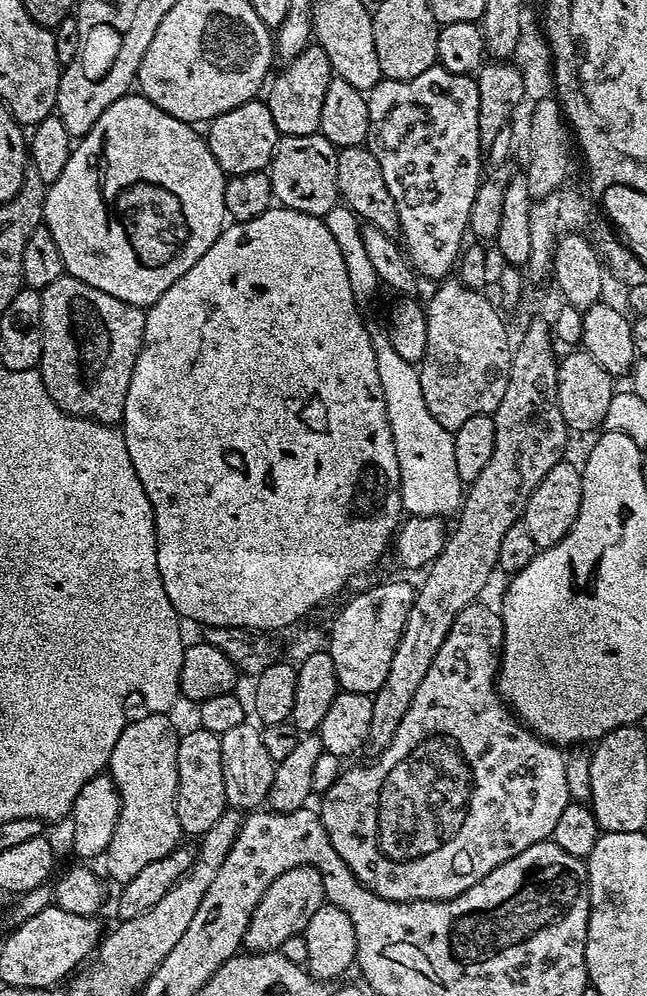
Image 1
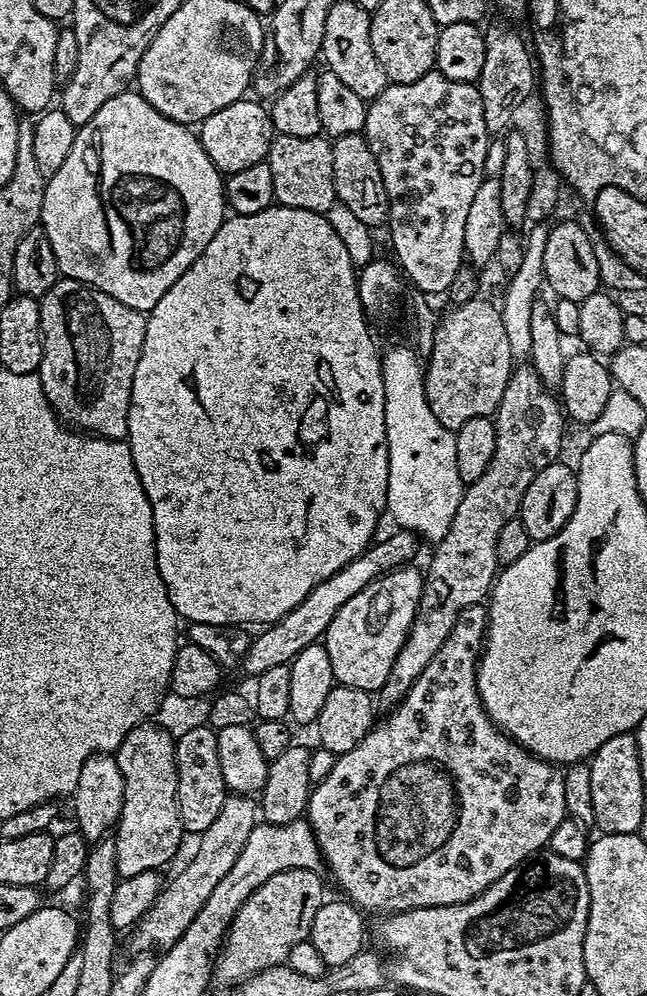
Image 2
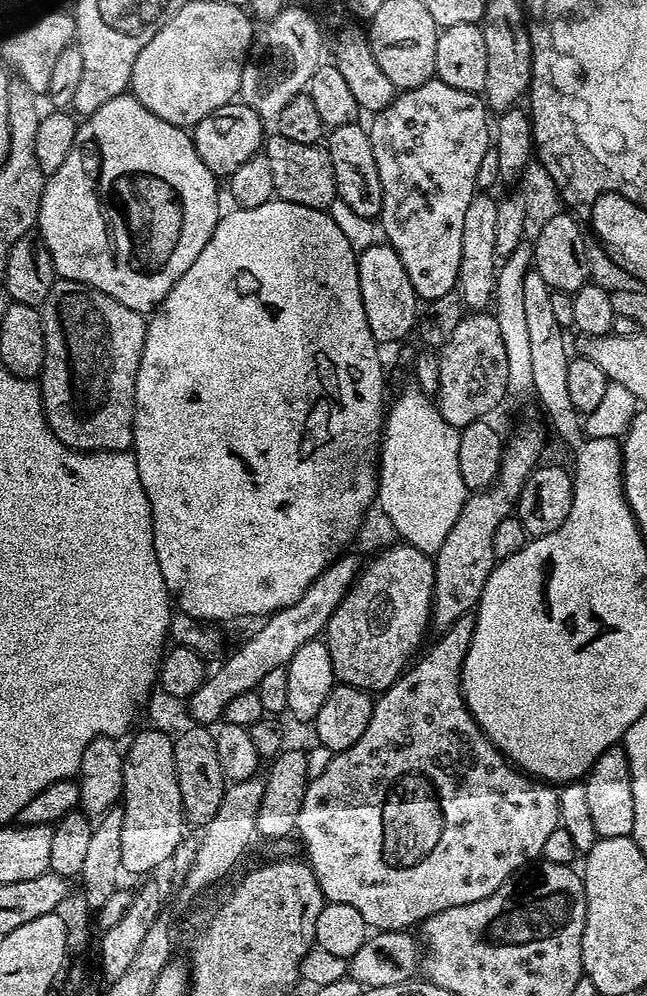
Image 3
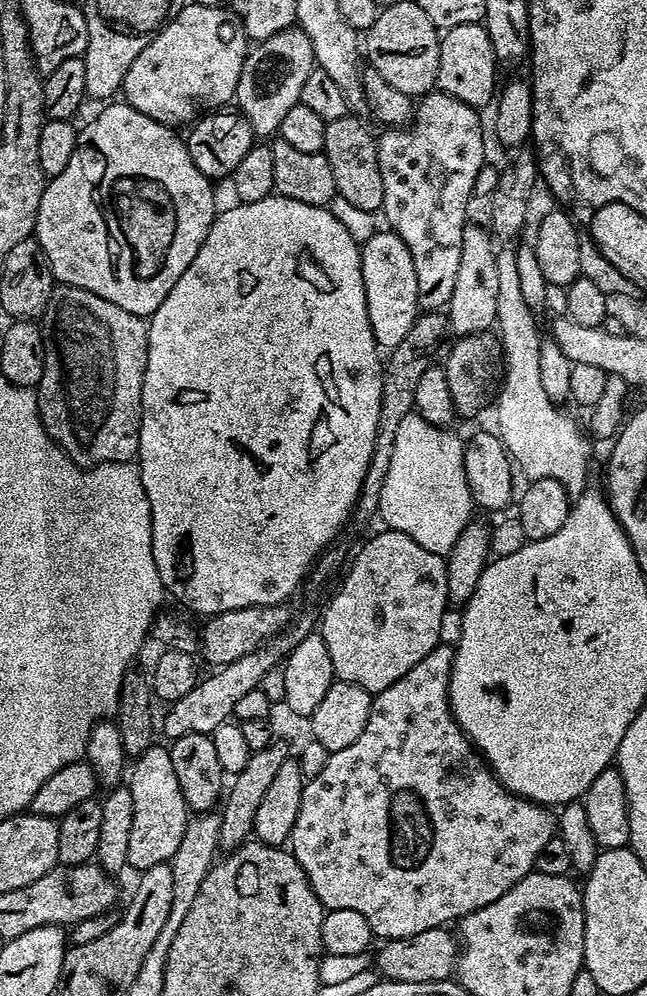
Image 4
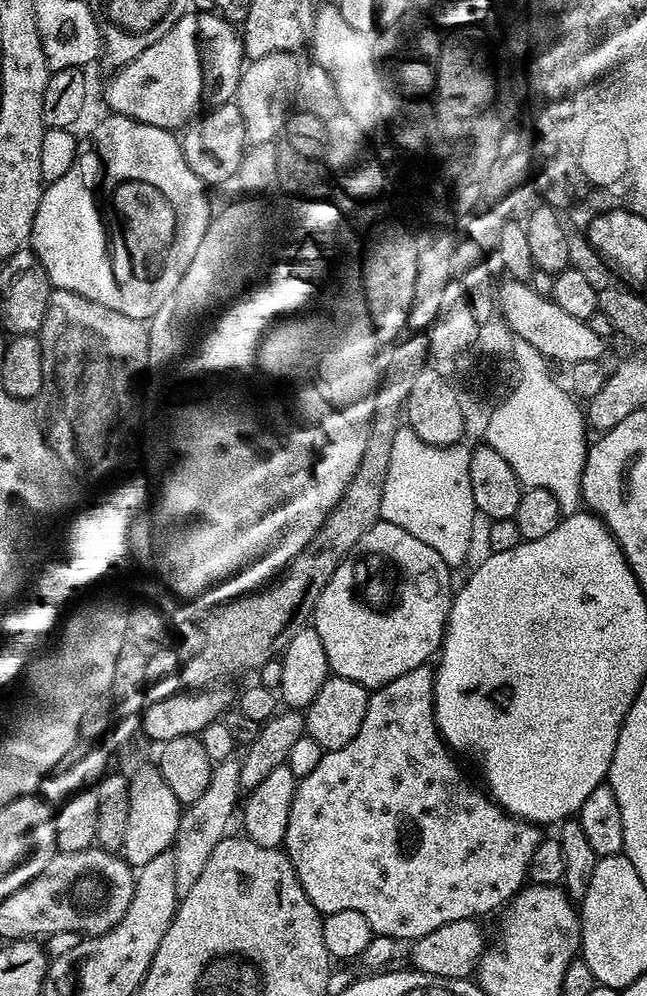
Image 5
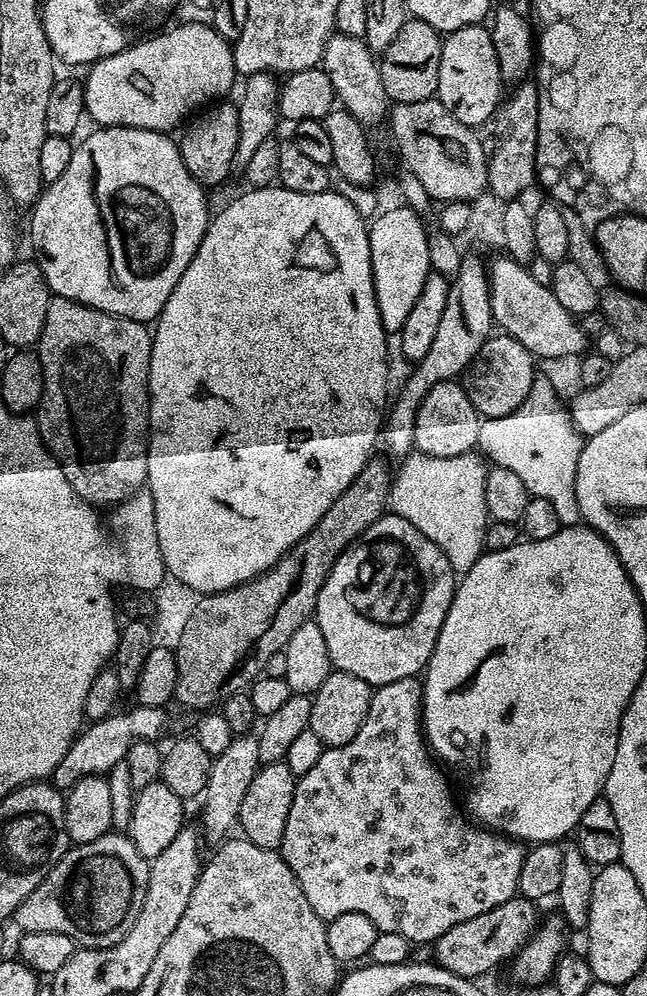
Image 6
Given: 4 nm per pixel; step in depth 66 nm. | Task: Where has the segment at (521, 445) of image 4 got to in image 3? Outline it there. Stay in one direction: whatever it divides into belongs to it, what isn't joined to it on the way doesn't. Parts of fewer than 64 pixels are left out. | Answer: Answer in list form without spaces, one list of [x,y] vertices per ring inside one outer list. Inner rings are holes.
[[[525,242],[514,250],[514,254],[505,257],[496,279],[496,294],[494,297],[494,315],[498,328],[502,333],[502,342],[506,347],[507,386],[509,395],[527,394],[532,390],[532,363],[529,331],[525,319],[524,280],[533,265],[533,245]]]

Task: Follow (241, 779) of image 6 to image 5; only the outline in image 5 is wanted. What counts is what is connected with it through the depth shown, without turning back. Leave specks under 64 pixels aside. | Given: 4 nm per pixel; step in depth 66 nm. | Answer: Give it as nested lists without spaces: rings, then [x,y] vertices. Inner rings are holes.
[[[236,758],[219,761],[212,769],[212,778],[210,786],[206,788],[206,794],[202,794],[198,802],[187,805],[181,811],[174,854],[178,870],[178,890],[182,894],[188,892],[190,886],[194,886],[194,882],[198,882],[206,862],[210,859],[210,854],[214,854],[214,846],[218,846],[218,842],[222,842],[225,836],[229,835],[228,823],[231,822],[235,812],[237,815],[238,805],[242,800],[240,763],[241,761]]]

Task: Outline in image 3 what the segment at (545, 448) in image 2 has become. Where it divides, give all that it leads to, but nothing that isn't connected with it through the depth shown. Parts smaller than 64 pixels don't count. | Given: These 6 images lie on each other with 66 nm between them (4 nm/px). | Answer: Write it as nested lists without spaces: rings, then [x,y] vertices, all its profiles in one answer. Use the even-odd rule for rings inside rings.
[[[520,424],[516,433],[507,437],[500,472],[495,482],[483,490],[476,490],[469,495],[462,506],[462,514],[458,514],[458,522],[454,522],[450,534],[446,534],[446,542],[434,553],[434,594],[432,595],[431,627],[437,630],[448,628],[458,618],[469,615],[480,602],[480,595],[486,586],[486,578],[490,578],[498,561],[494,554],[494,529],[502,522],[502,518],[513,515],[516,499],[522,494],[522,486],[531,478],[535,468],[541,467],[540,455],[544,452],[544,428],[540,424]]]

